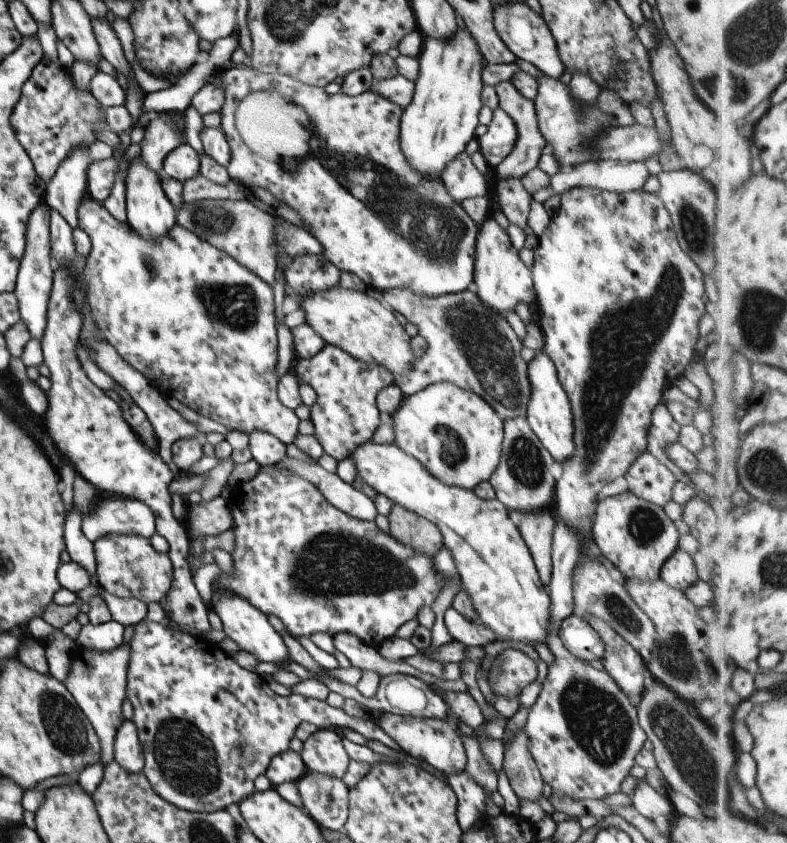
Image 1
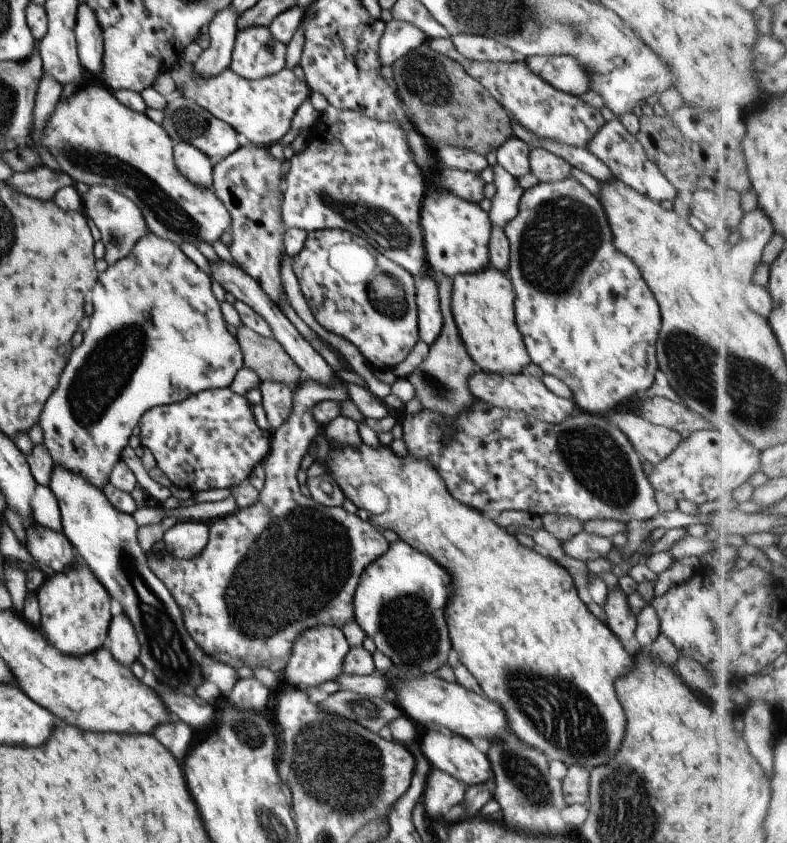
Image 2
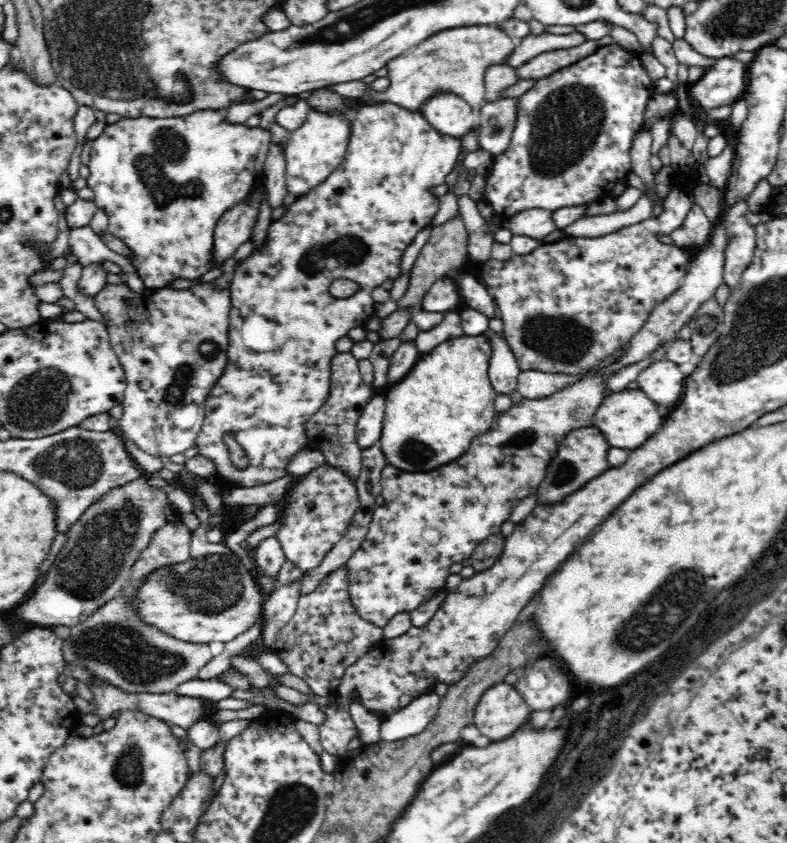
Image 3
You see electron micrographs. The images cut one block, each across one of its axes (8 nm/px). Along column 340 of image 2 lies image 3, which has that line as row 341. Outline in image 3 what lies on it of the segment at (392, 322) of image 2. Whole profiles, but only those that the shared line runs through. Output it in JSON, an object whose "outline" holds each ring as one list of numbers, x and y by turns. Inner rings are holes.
{"outline":[[381,101,371,104,365,103,358,112,356,118,352,121,352,136,350,136,350,144,348,144,344,160,329,178,321,182,306,192,302,197,293,202,286,214,277,221,273,221,269,226,268,236,264,245,254,251,249,257,246,257,239,266,235,267,232,274,229,289,231,292,231,308,229,311,229,349,228,358,230,366,223,372,220,380,212,387,209,397,206,398,205,411,206,416,201,431,195,440,195,447,198,449,198,455,202,455,216,467,214,476,218,478,217,487,220,491,233,488,254,488,255,486,264,486,270,484,287,475,287,466,290,459,302,449,307,448,309,438,306,434,305,424,313,414,322,408,326,399,330,396,330,378,331,360,338,353,336,350,336,342,343,336,348,335,348,331,352,328,364,327,365,322,375,314,376,302,372,298,371,292,388,279,393,282,400,276,402,256,405,250,414,243,418,233,430,225,435,214,439,211,439,198,430,193,432,186,440,186,446,182,448,174,452,174,453,169,458,161,460,154,461,140,440,135,421,114,414,111,408,111,394,103],[339,278,352,280,360,285,360,290,348,298,334,298,329,293,330,285],[232,433,236,442,242,446,245,456,248,457,248,466,238,469,232,465,230,460,230,450,223,439,225,434]]}

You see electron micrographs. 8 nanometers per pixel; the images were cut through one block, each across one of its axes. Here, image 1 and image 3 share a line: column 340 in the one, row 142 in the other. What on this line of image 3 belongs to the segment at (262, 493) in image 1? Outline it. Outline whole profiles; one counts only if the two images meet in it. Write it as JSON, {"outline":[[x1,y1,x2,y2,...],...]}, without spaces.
{"outline":[[616,43,601,46,594,51,594,54,538,79,532,90,519,95,518,121,516,121,516,130,512,134,512,142,510,142,510,147,504,154,494,157,492,172,490,172,490,177,486,179,484,200,489,203,498,216,507,219,529,208,544,208,544,210,552,212,564,207,588,205,590,202,609,196,612,188,618,182,621,183,627,180,628,175,632,172,630,149,632,148,634,136,644,130,644,114,653,95,653,81,648,77,648,72,640,65,639,55,634,51,624,49]]}

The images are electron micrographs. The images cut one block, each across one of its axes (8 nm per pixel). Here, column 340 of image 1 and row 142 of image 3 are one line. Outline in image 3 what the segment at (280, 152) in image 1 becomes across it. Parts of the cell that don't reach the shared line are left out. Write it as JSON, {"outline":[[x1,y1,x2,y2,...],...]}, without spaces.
{"outline":[[200,110,186,117,178,118,149,118,142,117,132,119,121,119,116,124,110,124,105,127,104,133,94,142,91,142,90,163,87,166,90,169,90,178,87,180,87,186,95,194,97,208,103,208,108,214,107,229,115,238,126,244,130,249,131,256,128,261,136,268,138,277,144,282,145,288,161,289,172,285,177,279,188,279,198,282,204,274,213,268,221,268,222,263,218,263,213,256,214,252,214,230,220,220,220,217,230,210,235,204,238,204,250,192,260,184,264,175,264,166,266,158,272,144,272,134,270,128,264,129,258,127,248,127,246,123,232,124,227,120,225,110]]}

